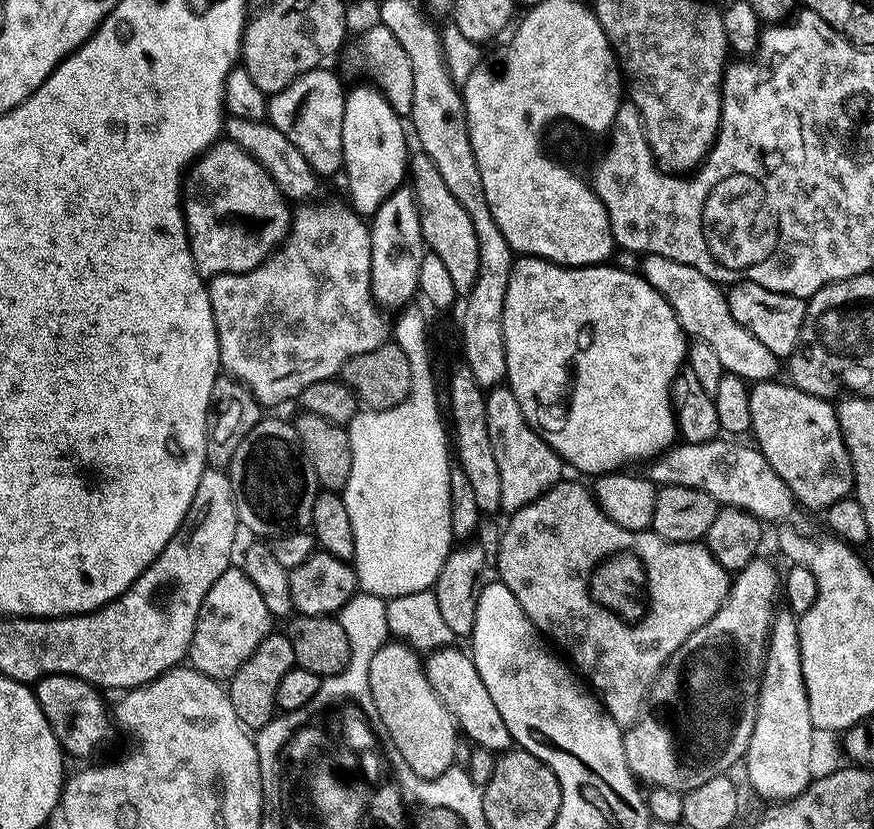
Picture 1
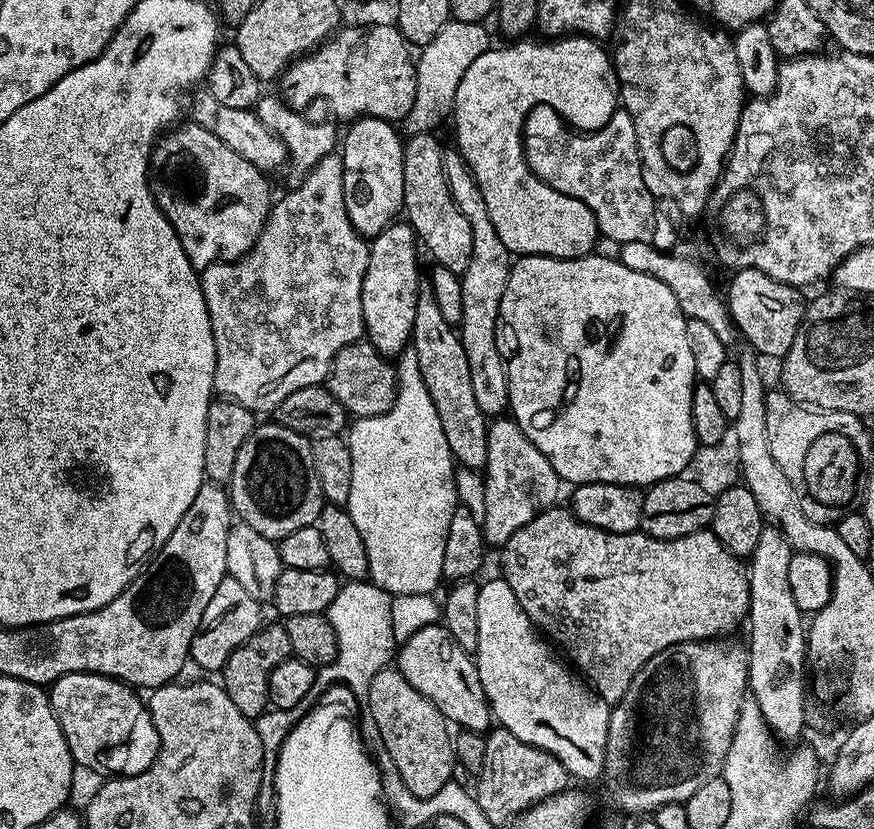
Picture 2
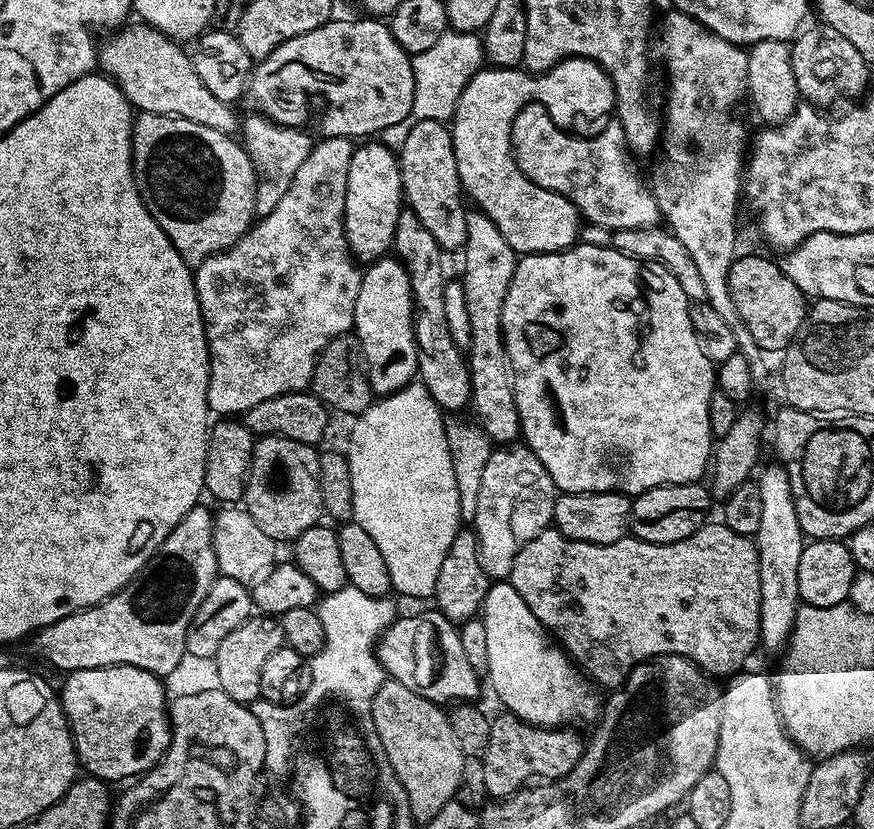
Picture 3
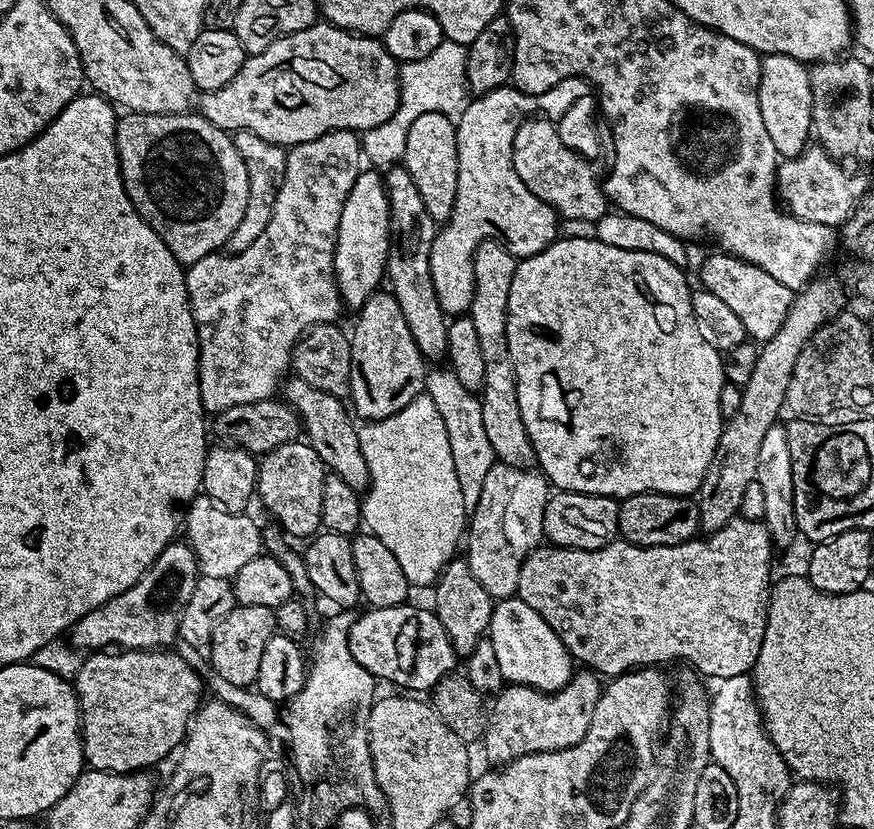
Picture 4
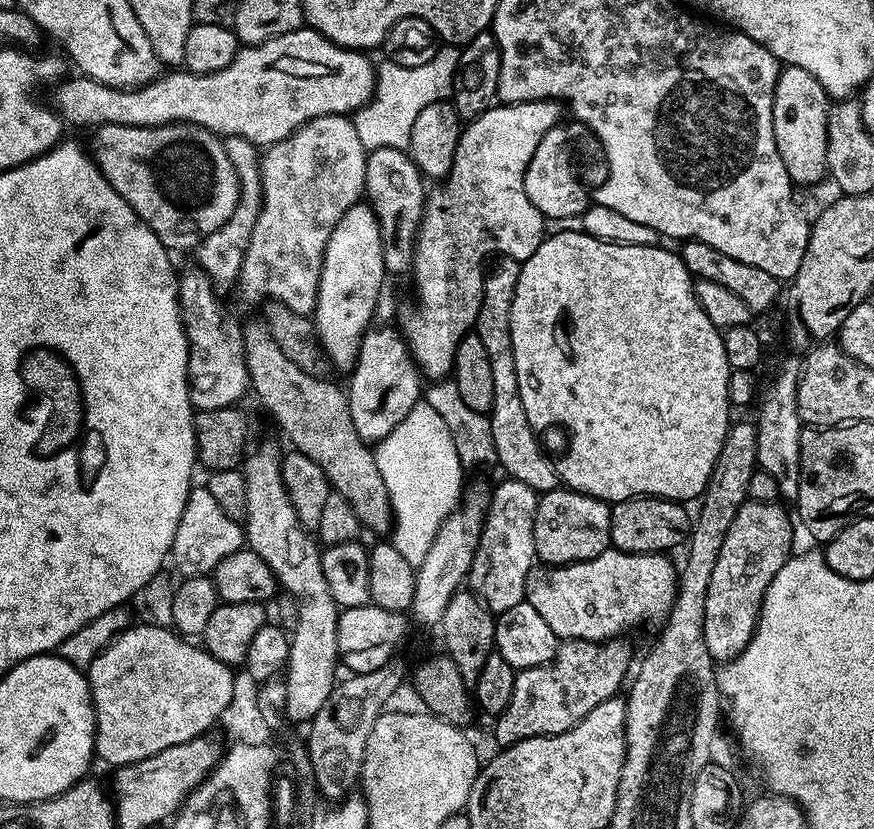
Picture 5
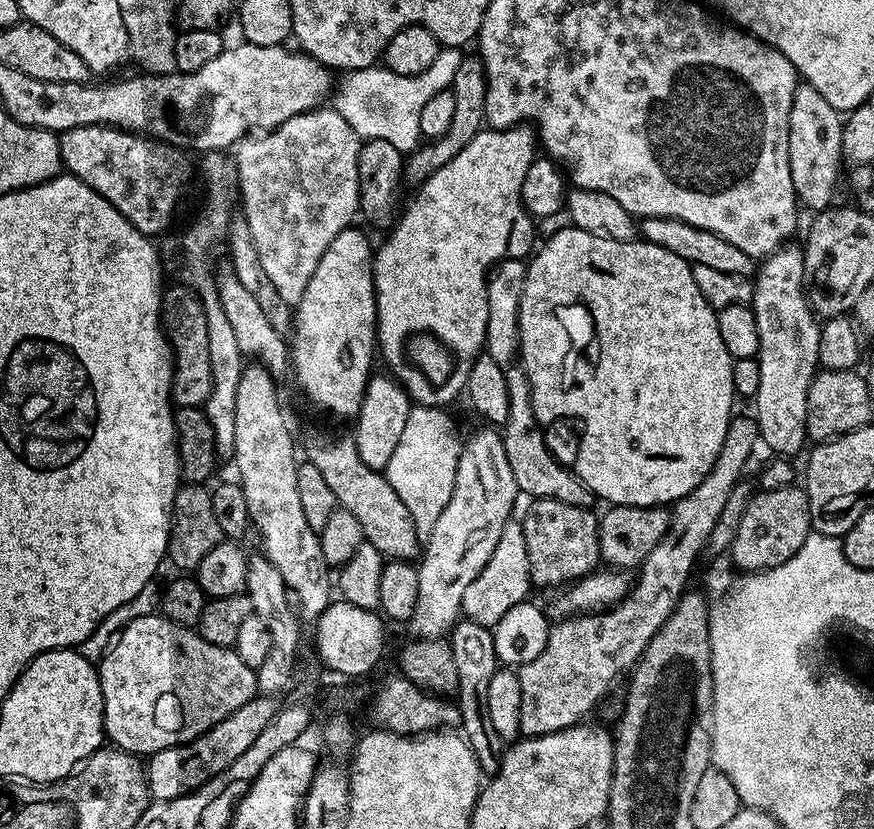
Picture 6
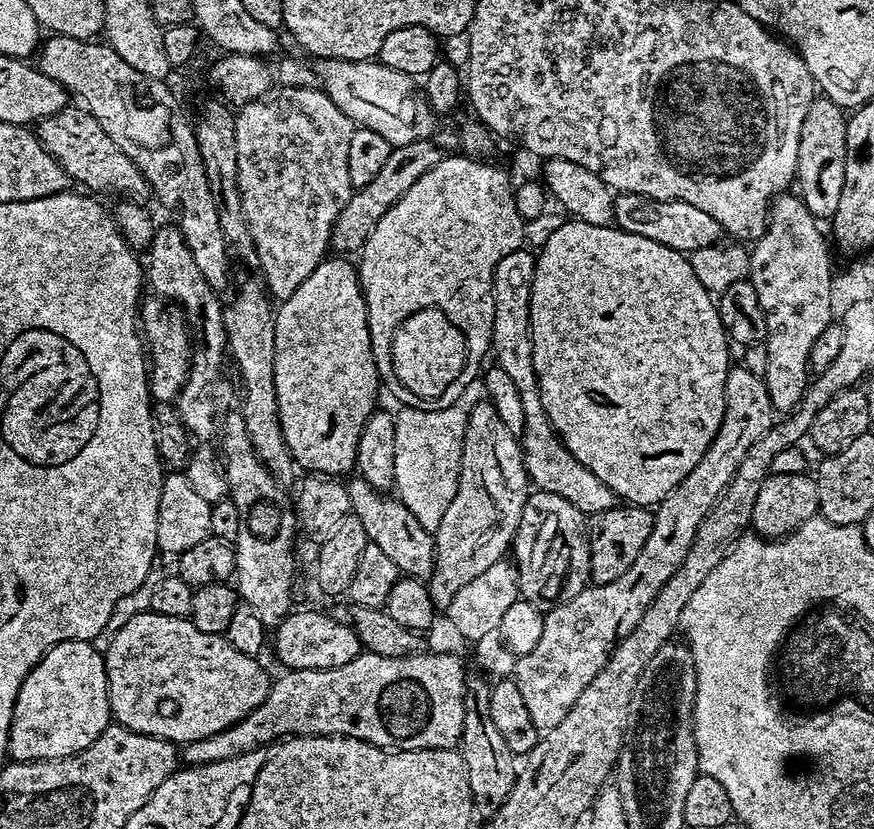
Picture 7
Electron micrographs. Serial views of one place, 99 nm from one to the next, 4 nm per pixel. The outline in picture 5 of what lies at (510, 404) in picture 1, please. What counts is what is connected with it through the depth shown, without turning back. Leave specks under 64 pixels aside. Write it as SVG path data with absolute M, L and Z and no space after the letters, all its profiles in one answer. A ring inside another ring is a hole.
M511 478L501 479L501 484L490 492L484 528L473 556L472 568L466 579L467 587L488 609L499 614L525 603L526 578L537 563L534 550L534 514L538 494Z

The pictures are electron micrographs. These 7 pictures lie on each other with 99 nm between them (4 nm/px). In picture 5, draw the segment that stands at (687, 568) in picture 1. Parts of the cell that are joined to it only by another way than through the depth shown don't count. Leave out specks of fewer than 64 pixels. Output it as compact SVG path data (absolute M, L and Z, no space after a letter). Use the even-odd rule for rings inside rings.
M745 500L744 504L740 509L738 510L738 514L734 514L734 522L730 526L730 530L728 533L726 533L726 542L722 542L722 554L718 554L718 562L714 566L714 574L710 574L710 586L708 587L708 593L706 594L706 614L704 615L704 641L706 642L706 646L708 647L708 655L712 657L713 661L716 662L727 662L735 658L735 656L740 656L744 650L746 650L746 646L750 642L752 635L756 633L756 623L760 620L760 608L764 604L764 595L766 594L766 590L770 586L770 582L774 582L774 578L778 574L778 570L782 570L782 566L784 563L790 559L790 557L793 555L794 549L792 549L792 520L793 517L790 515L788 517L788 512L786 509L783 508L785 505L783 503L777 502L774 504L771 504L770 502L754 502L753 500ZM609 547L598 558L590 558L573 564L549 564L533 566L526 578L526 594L524 599L539 616L545 620L546 626L554 630L561 641L566 640L615 640L623 637L623 632L632 632L644 623L659 625L668 619L668 611L676 600L678 587L678 568L668 561L667 555L651 552L650 554L630 554Z

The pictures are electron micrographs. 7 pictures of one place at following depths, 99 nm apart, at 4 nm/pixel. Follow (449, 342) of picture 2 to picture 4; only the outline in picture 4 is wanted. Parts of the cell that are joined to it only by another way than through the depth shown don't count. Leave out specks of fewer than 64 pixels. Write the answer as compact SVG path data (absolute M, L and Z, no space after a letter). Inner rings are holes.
M403 166L389 167L383 173L383 178L384 189L390 202L390 242L386 284L398 306L402 306L406 326L410 326L410 334L414 334L414 342L425 361L443 361L448 355L449 317L438 302L430 270L430 254L438 231L438 221L430 218L430 213L422 203L422 194L418 194L414 178L410 178L410 174Z

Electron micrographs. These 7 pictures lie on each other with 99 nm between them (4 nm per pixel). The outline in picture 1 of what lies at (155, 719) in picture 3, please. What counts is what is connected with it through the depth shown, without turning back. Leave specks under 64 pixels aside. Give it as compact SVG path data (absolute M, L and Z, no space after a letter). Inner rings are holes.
M44 676L35 681L34 691L38 706L42 706L42 714L46 714L46 722L50 722L50 730L54 730L61 748L69 757L90 755L114 732L109 709L108 712L104 709L104 700L100 697L103 695L85 680L76 676Z

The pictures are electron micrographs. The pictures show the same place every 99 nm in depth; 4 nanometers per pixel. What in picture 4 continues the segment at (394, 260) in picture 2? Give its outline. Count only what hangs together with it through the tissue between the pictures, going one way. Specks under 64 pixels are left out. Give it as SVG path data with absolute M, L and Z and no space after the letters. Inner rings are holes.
M391 291L373 292L355 316L356 325L350 328L350 404L352 400L351 407L354 412L356 407L355 415L360 415L361 421L385 420L425 391L426 361Z

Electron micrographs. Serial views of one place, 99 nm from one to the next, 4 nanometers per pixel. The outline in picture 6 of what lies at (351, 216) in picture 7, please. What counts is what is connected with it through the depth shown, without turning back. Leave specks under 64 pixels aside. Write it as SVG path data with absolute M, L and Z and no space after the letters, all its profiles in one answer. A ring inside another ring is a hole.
M465 55L455 71L453 82L450 90L456 99L456 109L454 110L454 122L450 122L450 130L446 134L429 139L421 143L415 151L407 153L404 161L404 178L405 185L419 186L426 182L434 170L442 170L446 162L450 162L463 148L472 141L475 136L485 127L486 121L486 70L484 62L479 55Z

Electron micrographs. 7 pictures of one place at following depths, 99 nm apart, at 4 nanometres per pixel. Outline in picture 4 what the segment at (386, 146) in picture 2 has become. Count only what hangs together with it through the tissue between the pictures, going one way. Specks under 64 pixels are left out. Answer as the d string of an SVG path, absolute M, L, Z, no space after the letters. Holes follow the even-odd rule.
M361 170L354 186L350 186L350 194L346 194L334 250L336 285L345 309L359 310L385 283L389 242L390 202L384 189L383 175L376 170Z

